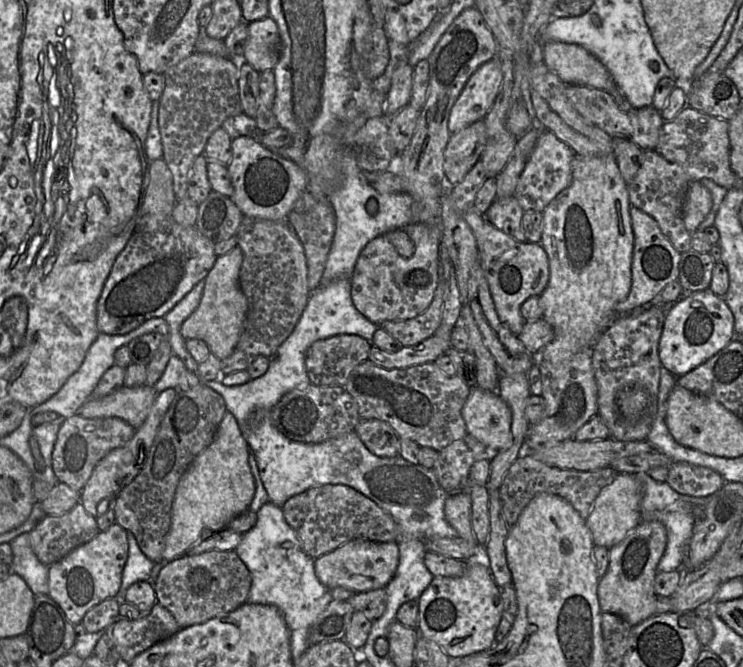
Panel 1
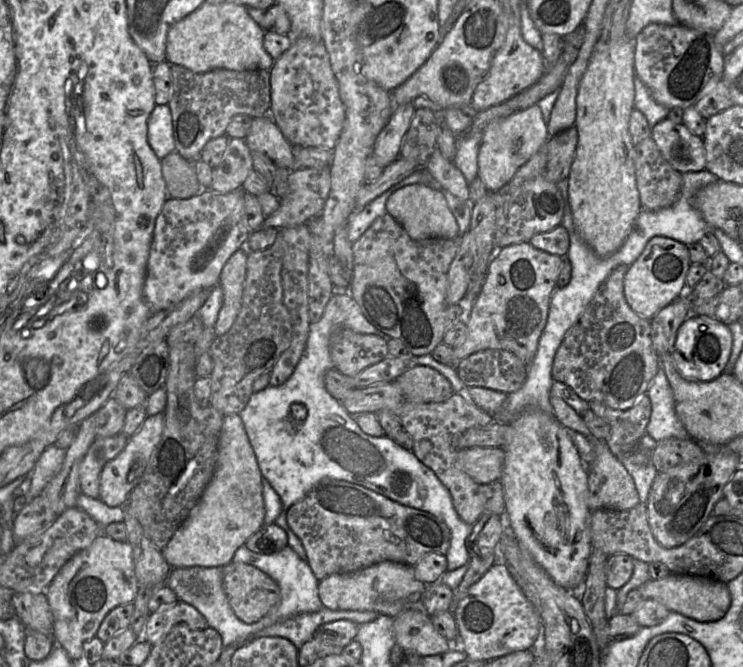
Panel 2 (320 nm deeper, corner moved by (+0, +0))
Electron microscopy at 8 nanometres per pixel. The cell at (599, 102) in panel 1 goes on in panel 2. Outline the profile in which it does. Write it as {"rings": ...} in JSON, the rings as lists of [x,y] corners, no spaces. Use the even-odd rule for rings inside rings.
{"rings":[[[669,118],[651,128],[663,158],[678,172],[698,172],[706,170],[706,151],[703,139],[694,135],[682,123],[674,123]]]}

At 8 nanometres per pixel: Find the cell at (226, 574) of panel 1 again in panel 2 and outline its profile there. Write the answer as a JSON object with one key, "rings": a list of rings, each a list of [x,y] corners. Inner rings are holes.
{"rings":[[[230,562],[223,566],[222,581],[232,611],[247,624],[260,620],[280,600],[277,583],[246,563]]]}

